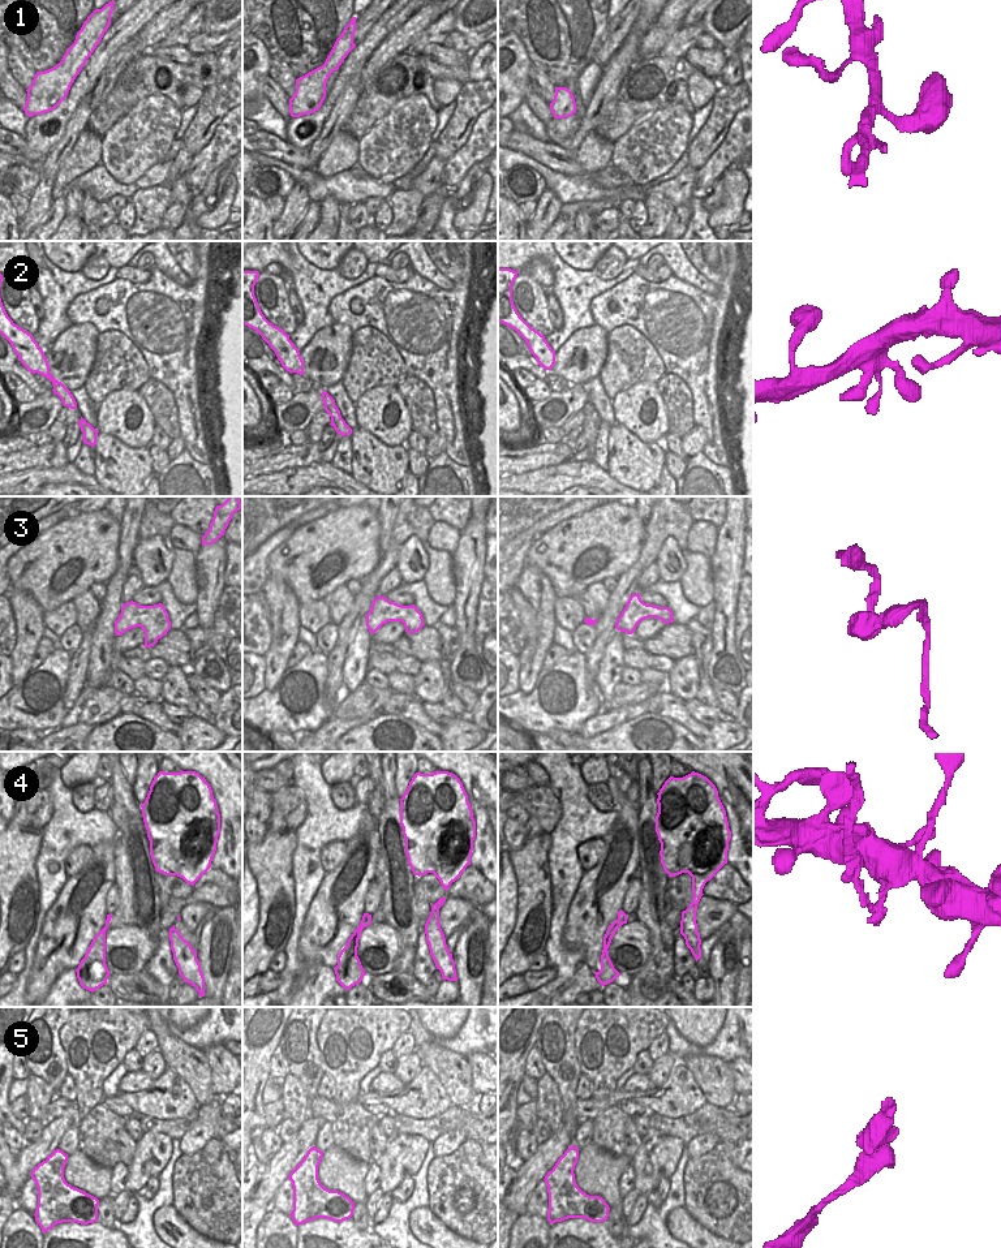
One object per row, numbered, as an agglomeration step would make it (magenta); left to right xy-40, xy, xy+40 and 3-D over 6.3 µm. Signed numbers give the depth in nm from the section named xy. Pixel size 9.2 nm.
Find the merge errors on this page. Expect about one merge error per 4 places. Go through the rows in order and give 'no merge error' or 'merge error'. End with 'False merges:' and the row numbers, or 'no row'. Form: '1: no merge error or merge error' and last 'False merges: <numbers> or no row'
1: no merge error
2: no merge error
3: no merge error
4: merge error
5: no merge error
False merges: 4

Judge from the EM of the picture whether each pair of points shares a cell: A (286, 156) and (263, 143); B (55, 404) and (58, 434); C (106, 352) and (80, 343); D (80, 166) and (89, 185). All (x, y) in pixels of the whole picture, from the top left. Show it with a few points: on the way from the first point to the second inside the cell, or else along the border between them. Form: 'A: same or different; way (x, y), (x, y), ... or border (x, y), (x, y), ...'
A: same; way (280, 151), (269, 145)
B: different; border (55, 420), (47, 430)
C: different; border (99, 334), (95, 360), (86, 378)
D: different; border (101, 162), (76, 176), (60, 193)

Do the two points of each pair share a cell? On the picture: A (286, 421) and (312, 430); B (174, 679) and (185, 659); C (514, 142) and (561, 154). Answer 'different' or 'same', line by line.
A: different
B: different
C: same

